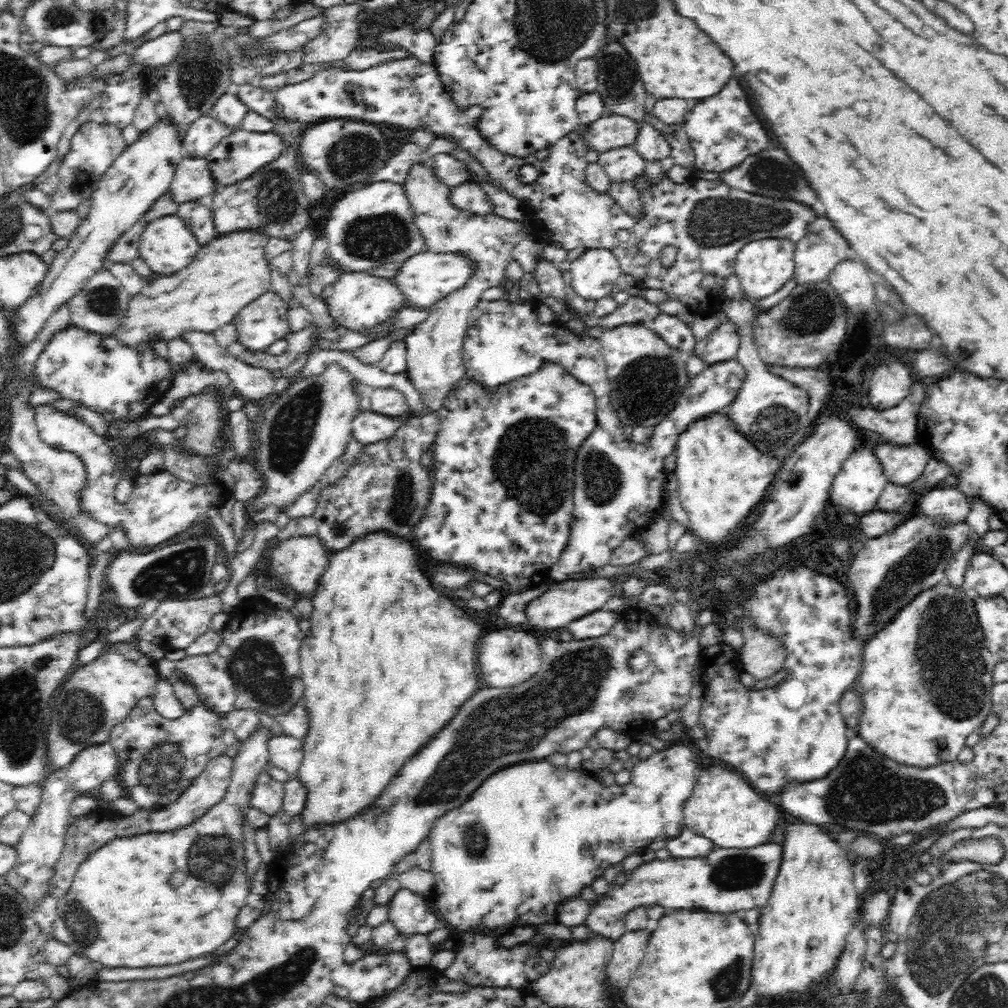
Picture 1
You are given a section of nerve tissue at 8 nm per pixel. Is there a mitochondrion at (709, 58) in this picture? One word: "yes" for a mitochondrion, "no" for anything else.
no

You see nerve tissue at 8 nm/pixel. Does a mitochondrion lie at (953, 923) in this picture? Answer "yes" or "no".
yes

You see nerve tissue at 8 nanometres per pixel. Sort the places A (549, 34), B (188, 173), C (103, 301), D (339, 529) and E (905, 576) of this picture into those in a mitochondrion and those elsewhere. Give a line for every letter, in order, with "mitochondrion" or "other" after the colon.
A: mitochondrion
B: other
C: mitochondrion
D: mitochondrion
E: mitochondrion

